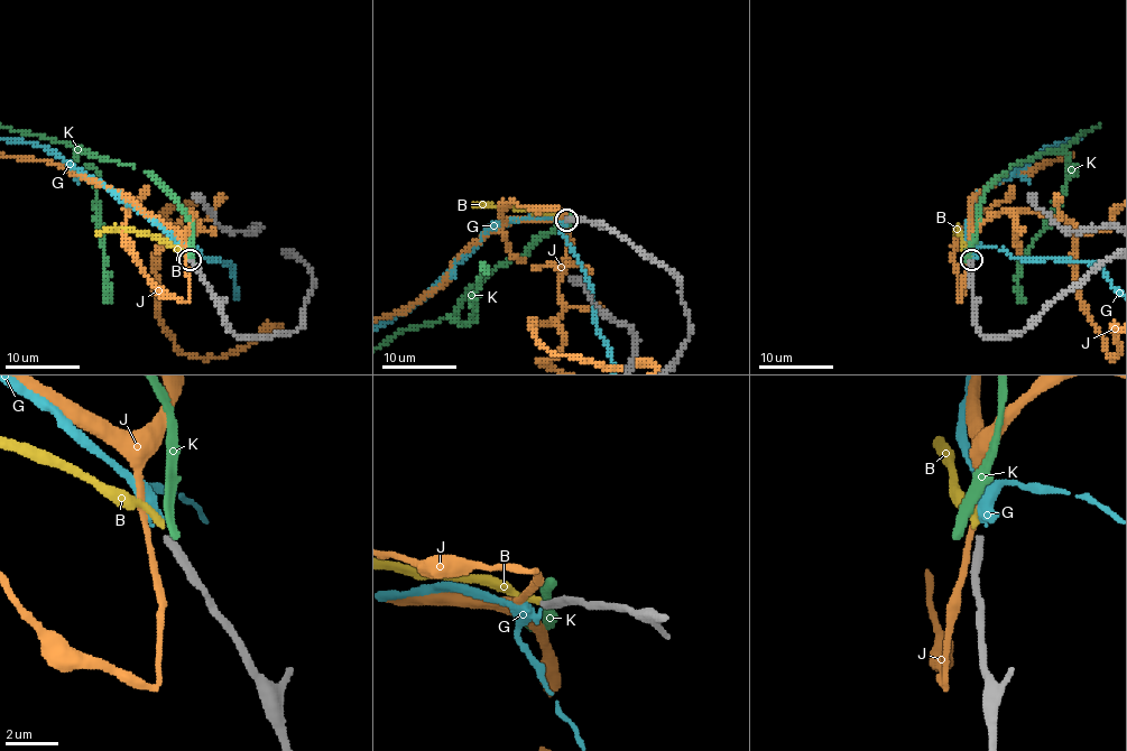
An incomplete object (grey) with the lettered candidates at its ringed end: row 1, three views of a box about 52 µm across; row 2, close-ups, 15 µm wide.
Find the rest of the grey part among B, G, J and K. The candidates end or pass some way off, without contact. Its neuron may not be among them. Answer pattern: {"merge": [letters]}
{"merge": ["G"]}

